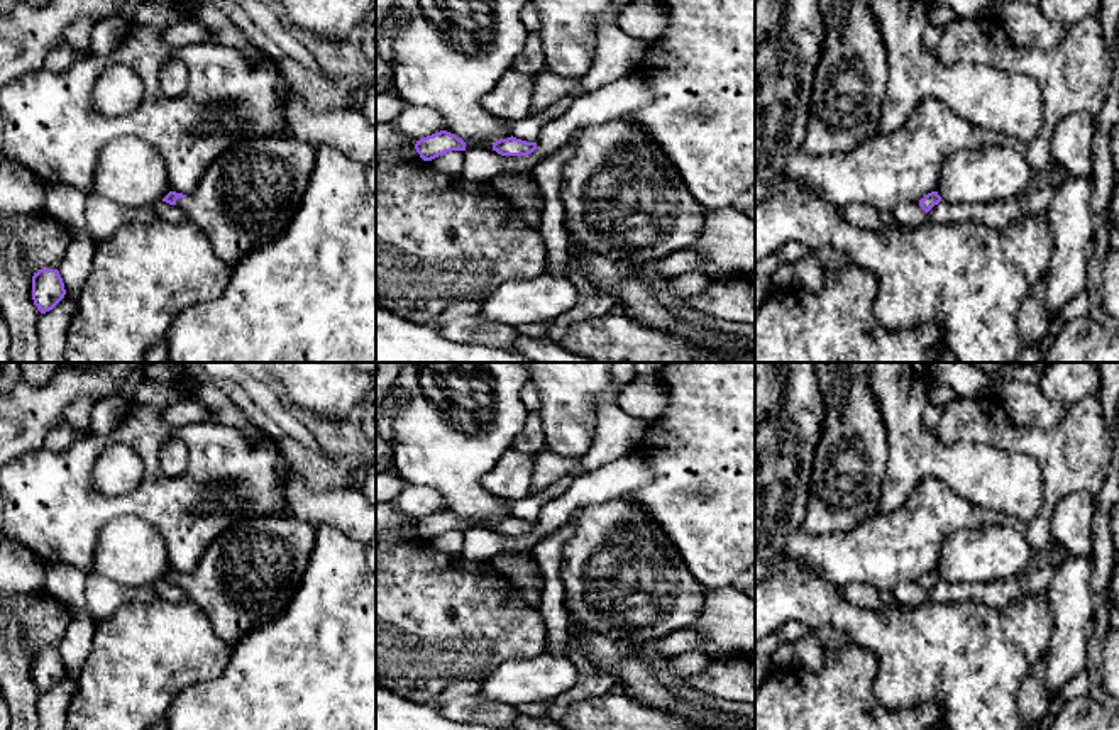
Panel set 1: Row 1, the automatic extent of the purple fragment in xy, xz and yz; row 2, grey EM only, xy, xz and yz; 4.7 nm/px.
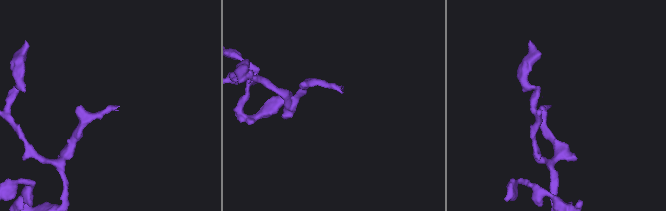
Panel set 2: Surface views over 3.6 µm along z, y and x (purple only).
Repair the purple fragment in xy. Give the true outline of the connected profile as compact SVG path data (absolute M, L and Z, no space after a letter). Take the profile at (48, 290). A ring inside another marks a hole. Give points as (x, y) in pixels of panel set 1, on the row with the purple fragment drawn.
M39 269L32 276L32 300L41 313L52 310L66 295L58 269Z

